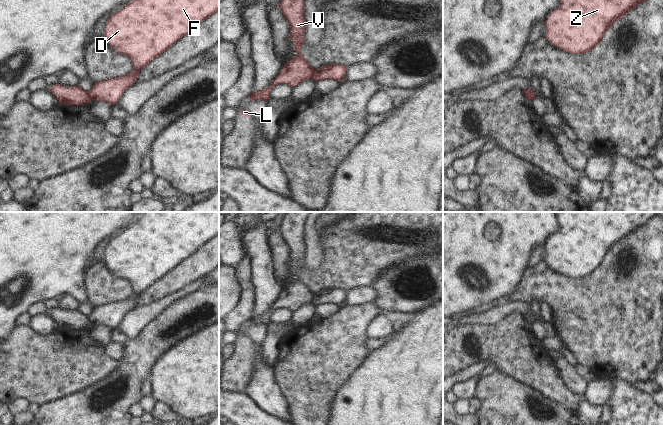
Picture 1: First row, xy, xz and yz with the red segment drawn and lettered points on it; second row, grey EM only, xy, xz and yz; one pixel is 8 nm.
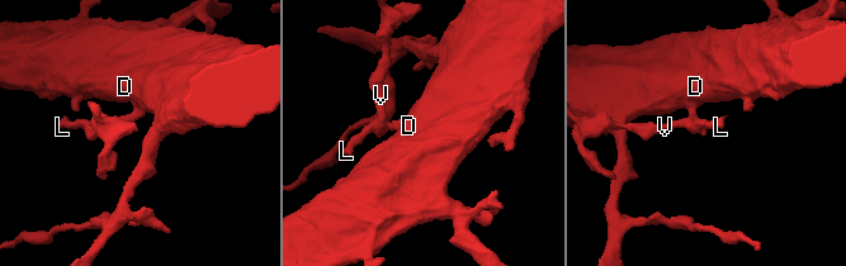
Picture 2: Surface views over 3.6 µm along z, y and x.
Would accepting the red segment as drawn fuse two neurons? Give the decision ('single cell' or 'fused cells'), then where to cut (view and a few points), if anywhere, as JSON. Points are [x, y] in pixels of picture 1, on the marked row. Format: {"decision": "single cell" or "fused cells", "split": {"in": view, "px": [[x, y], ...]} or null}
{"decision": "fused cells", "split": {"in": "xy", "px": [[87, 92], [91, 99]]}}

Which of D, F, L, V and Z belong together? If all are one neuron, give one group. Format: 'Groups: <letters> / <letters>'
Groups: D F Z / L V

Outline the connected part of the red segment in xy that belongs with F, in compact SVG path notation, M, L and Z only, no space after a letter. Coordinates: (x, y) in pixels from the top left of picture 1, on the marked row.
M219 0L130 1L107 20L104 39L118 53L131 59L133 70L125 76L95 82L88 91L91 100L117 104L126 89L135 84L142 68L218 11Z

